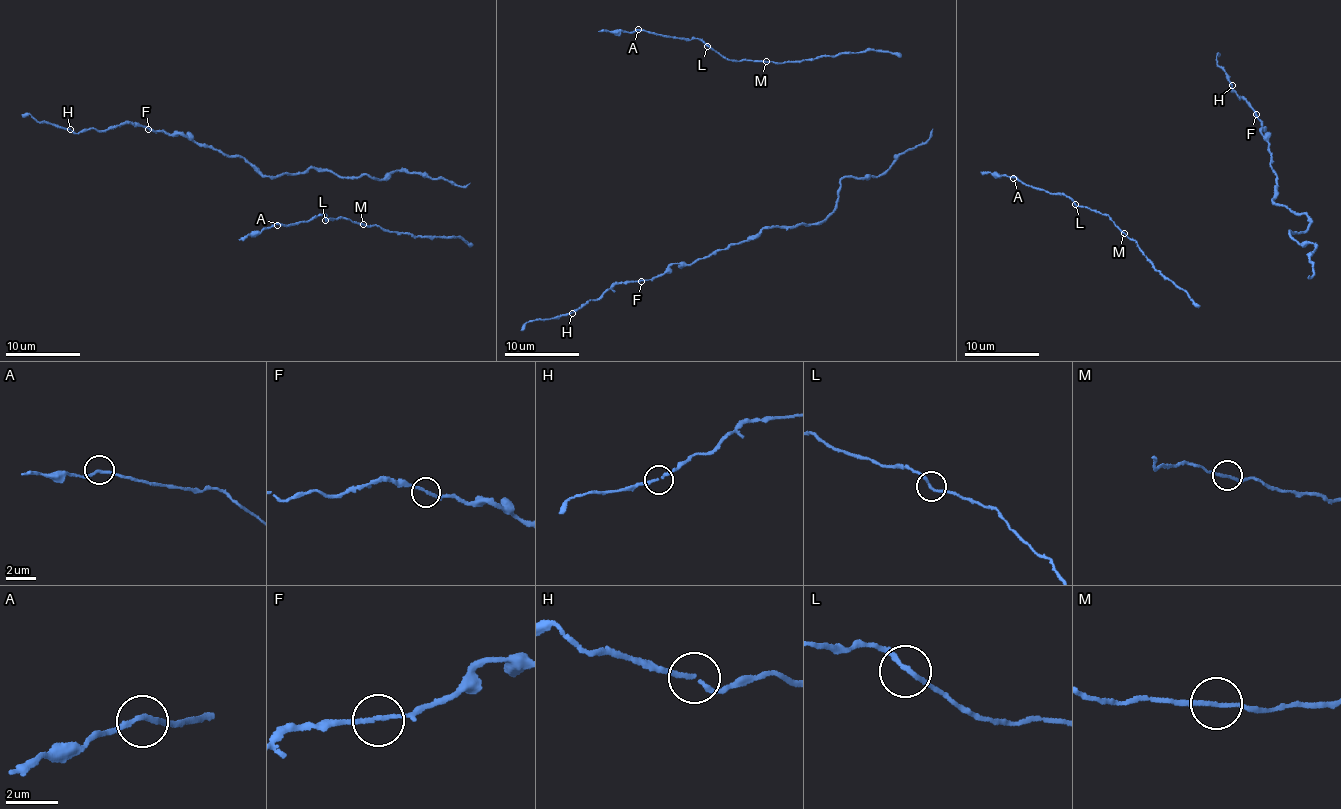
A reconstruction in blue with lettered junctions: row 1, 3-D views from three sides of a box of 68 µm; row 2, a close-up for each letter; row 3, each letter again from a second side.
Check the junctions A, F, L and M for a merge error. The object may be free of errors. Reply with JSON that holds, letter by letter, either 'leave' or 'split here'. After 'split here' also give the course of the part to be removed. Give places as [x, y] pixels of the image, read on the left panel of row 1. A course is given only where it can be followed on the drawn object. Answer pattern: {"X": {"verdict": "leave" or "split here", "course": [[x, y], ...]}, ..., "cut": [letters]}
{"A": {"verdict": "leave"}, "F": {"verdict": "leave"}, "L": {"verdict": "leave"}, "M": {"verdict": "leave"}, "cut": []}

